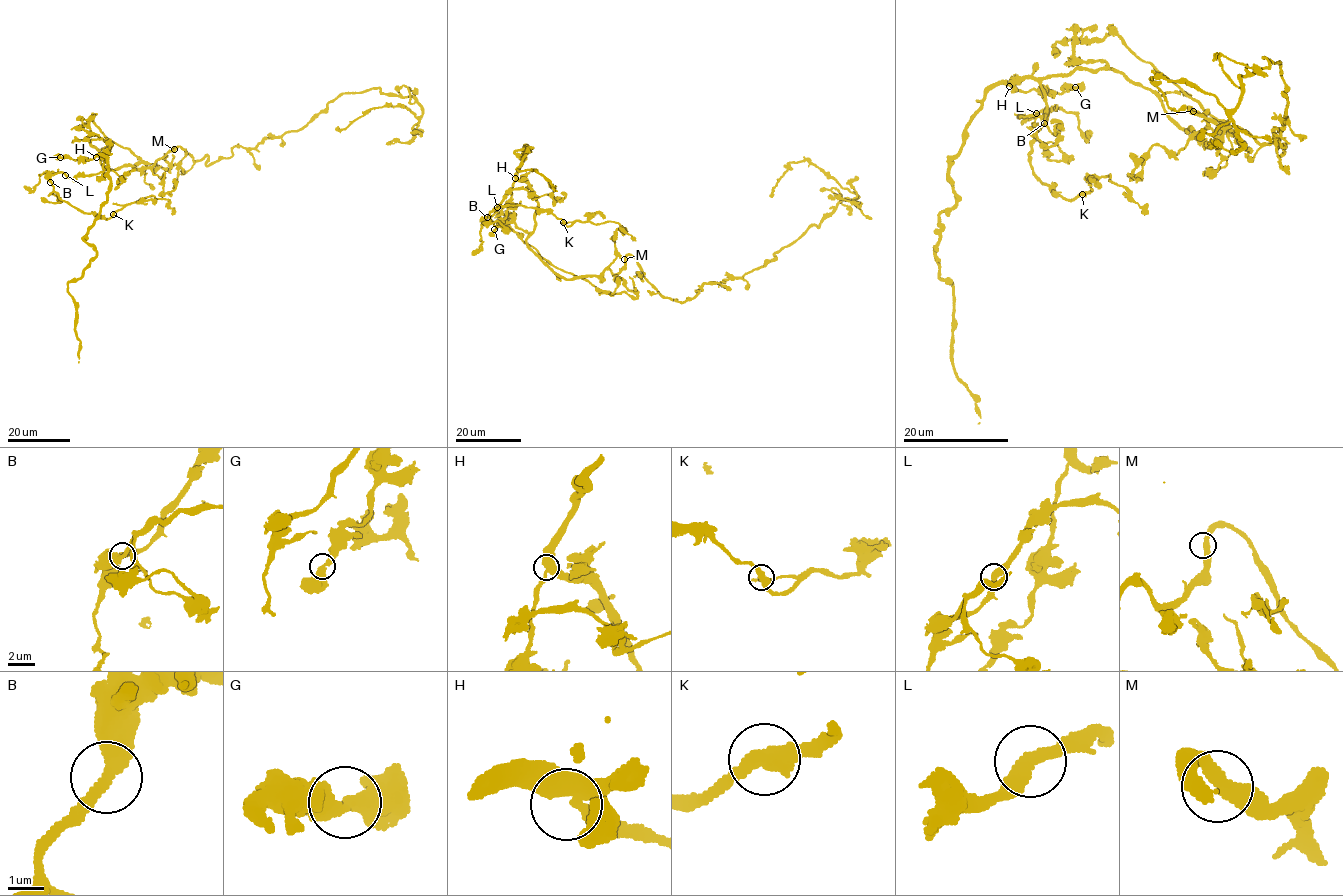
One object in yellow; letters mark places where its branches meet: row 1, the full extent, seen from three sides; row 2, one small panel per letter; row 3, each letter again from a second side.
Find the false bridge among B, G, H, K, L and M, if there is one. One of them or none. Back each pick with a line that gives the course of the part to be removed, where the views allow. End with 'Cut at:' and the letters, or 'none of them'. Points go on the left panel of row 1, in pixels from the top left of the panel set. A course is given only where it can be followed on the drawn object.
Cut at: none of them

